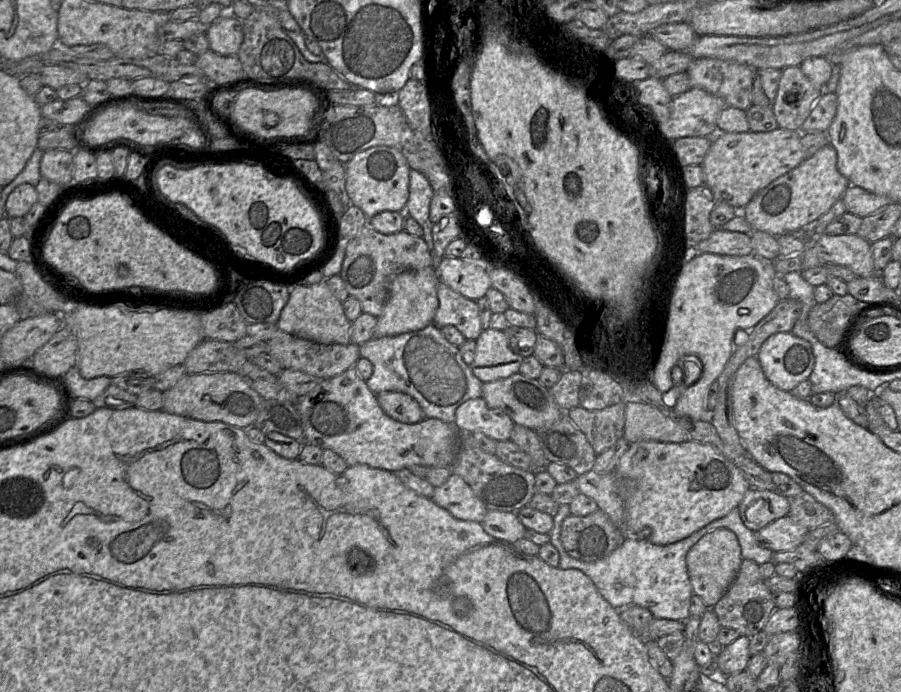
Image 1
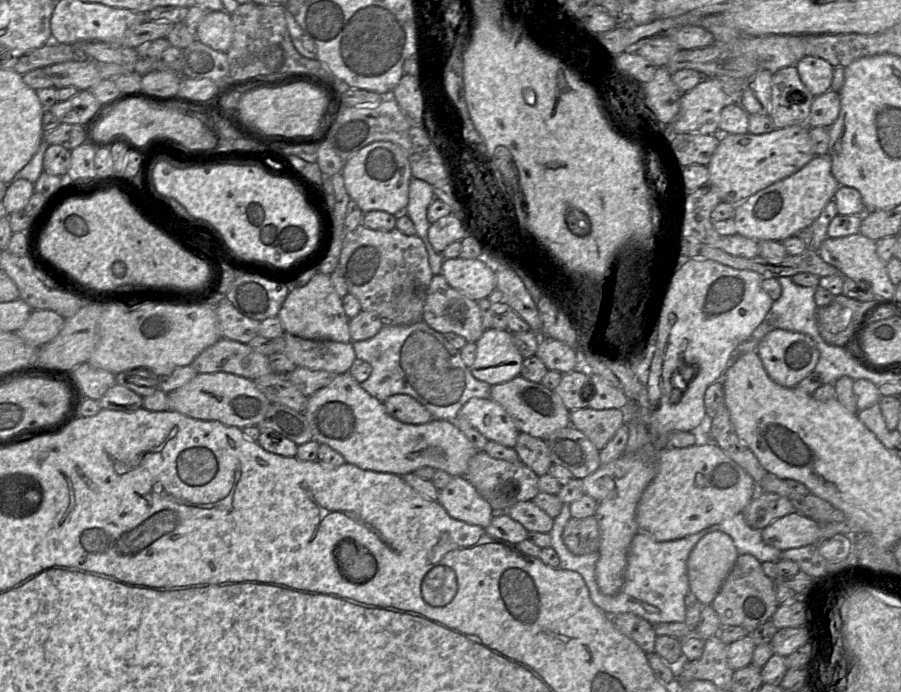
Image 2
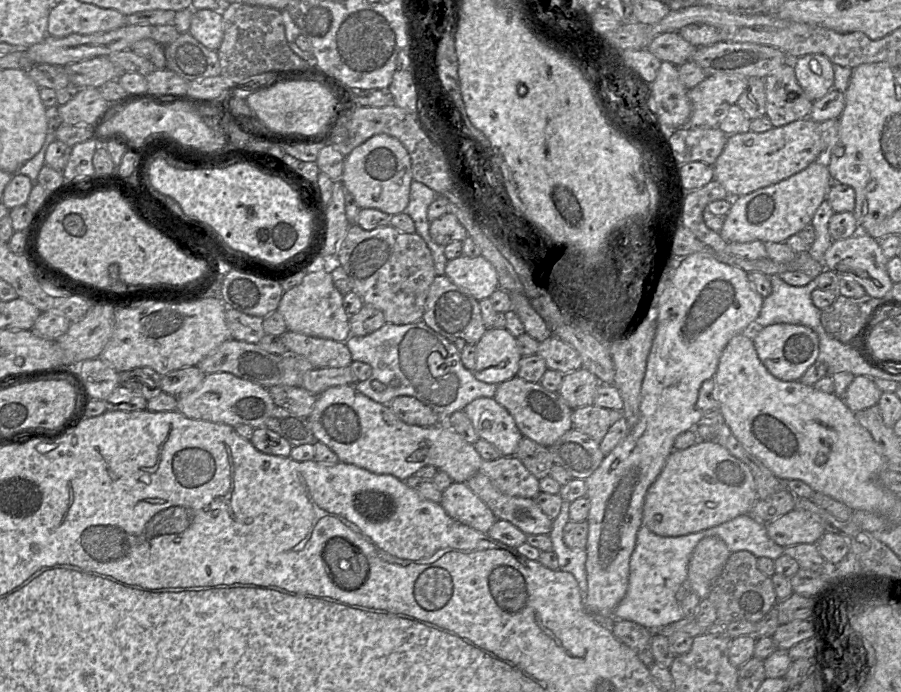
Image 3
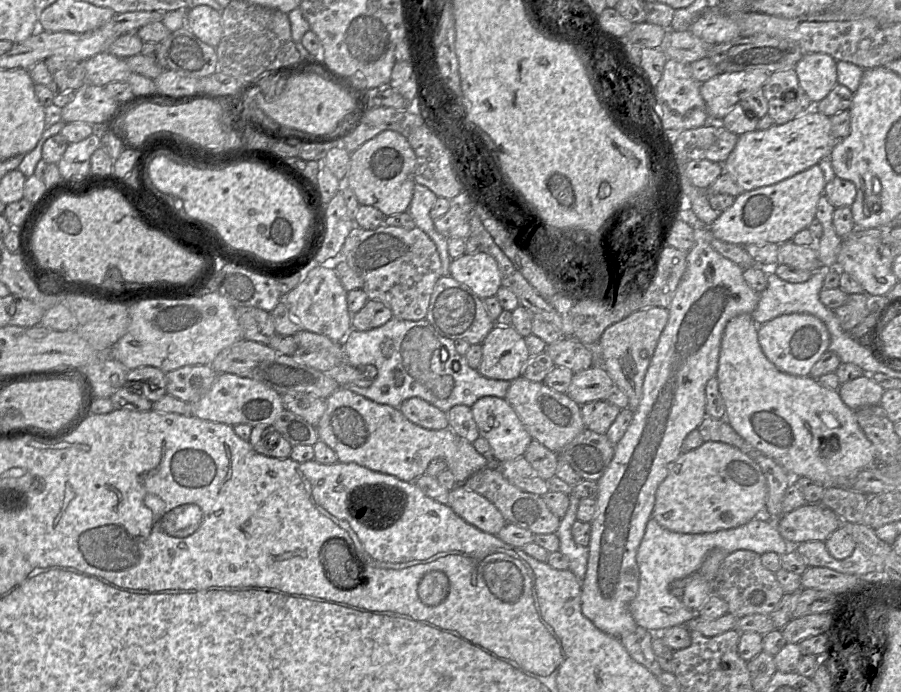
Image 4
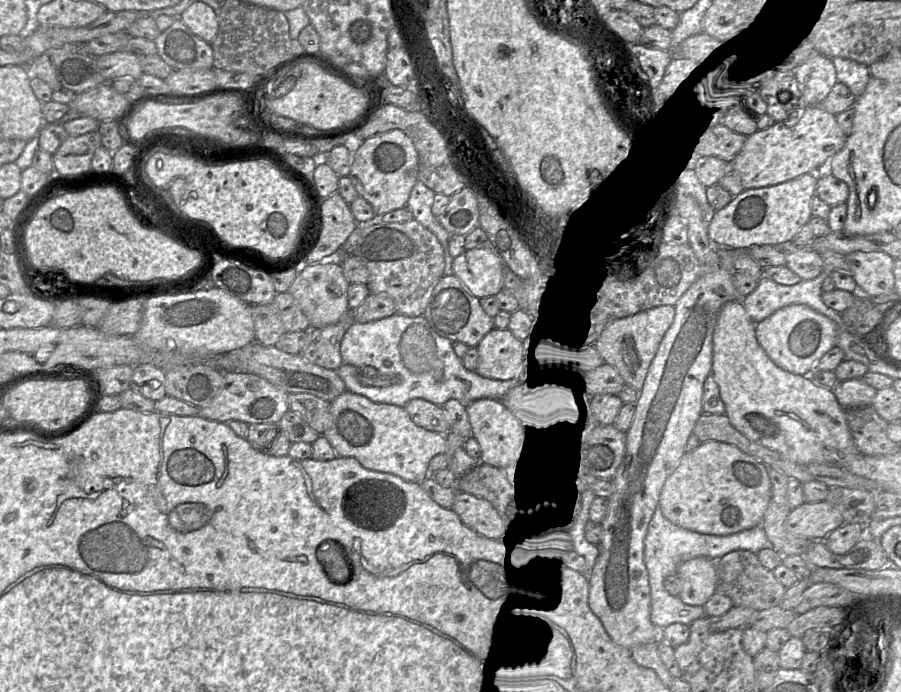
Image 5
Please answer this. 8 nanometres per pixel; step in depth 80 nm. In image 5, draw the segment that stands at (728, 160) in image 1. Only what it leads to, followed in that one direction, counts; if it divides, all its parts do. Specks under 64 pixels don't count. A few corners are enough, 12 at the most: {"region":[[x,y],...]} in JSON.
{"region":[[807,106],[746,136],[729,166],[744,190],[825,171],[846,138]]}

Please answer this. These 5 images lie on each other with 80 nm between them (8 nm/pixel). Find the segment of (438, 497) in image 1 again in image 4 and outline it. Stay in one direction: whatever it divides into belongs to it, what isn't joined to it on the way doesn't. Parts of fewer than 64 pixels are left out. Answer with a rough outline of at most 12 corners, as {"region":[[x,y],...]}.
{"region":[[458,484],[448,506],[465,522],[495,535],[505,524],[484,496]]}

